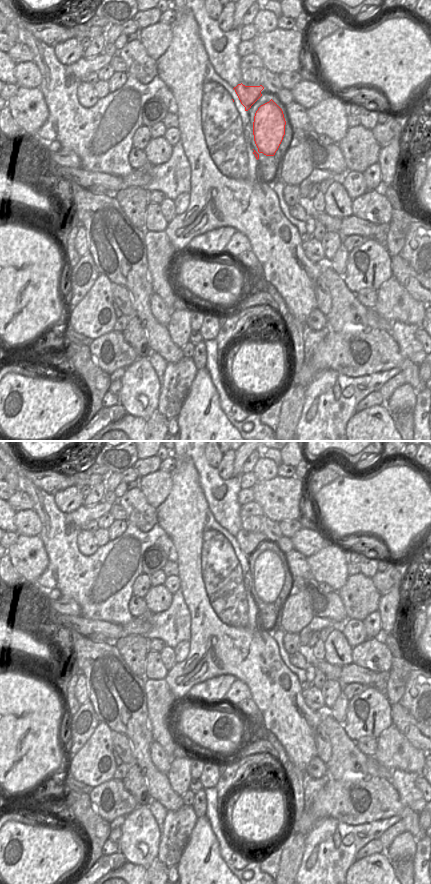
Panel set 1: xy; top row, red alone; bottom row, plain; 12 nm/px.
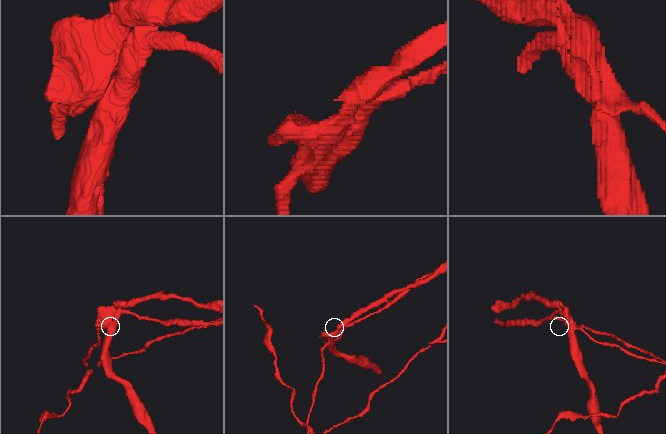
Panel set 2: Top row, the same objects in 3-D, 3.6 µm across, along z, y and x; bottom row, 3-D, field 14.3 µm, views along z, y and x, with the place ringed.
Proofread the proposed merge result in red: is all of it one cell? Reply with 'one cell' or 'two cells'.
two cells

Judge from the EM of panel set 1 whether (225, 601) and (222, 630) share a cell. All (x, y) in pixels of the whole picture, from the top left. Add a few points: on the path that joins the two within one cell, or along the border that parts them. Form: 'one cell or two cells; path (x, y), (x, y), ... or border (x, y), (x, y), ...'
two cells; border (217, 617), (231, 627), (244, 628), (246, 626)

